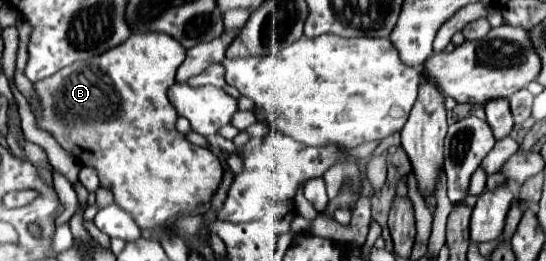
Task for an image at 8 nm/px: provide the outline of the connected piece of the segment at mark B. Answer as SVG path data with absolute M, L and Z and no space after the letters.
M161 32L131 34L113 50L61 68L55 76L33 84L33 92L39 98L39 110L33 110L37 128L49 132L65 152L77 158L79 164L95 168L101 186L113 192L115 204L131 214L143 230L159 228L167 220L181 214L193 214L215 194L223 178L219 158L207 148L193 146L175 128L177 110L169 102L167 90L175 84L175 74L183 60L185 48L171 36Z

